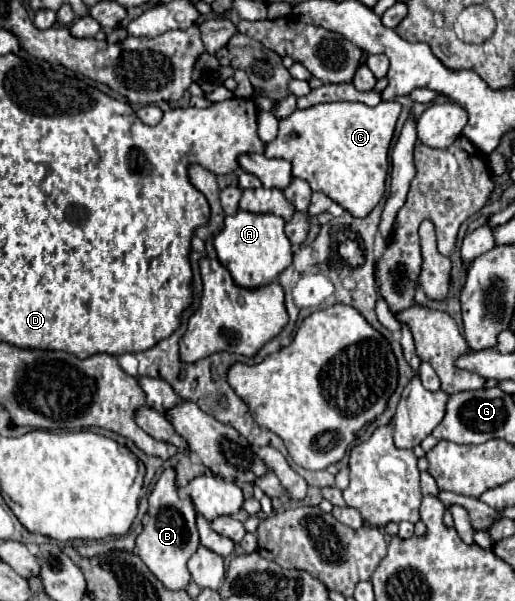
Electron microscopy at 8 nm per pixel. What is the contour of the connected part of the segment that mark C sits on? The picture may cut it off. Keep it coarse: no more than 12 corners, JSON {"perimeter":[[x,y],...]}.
{"perimeter":[[322,103],[266,157],[352,217],[382,199],[400,103]]}

